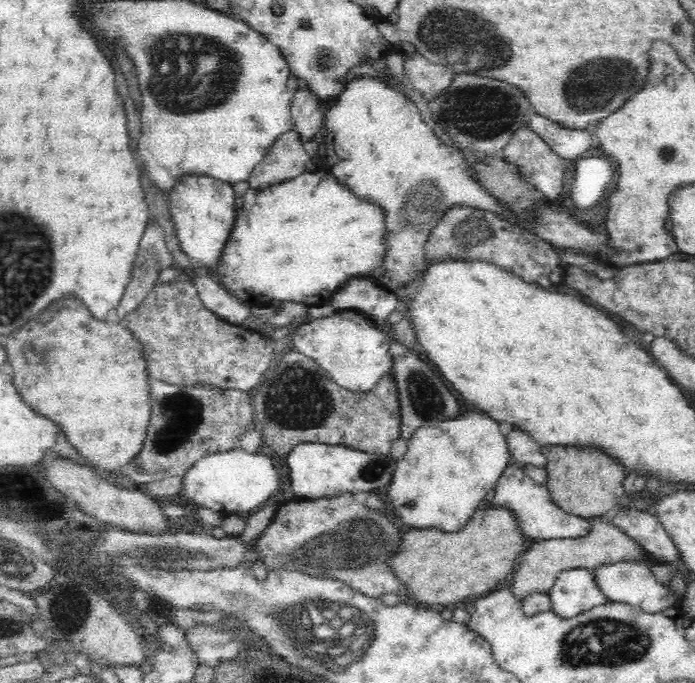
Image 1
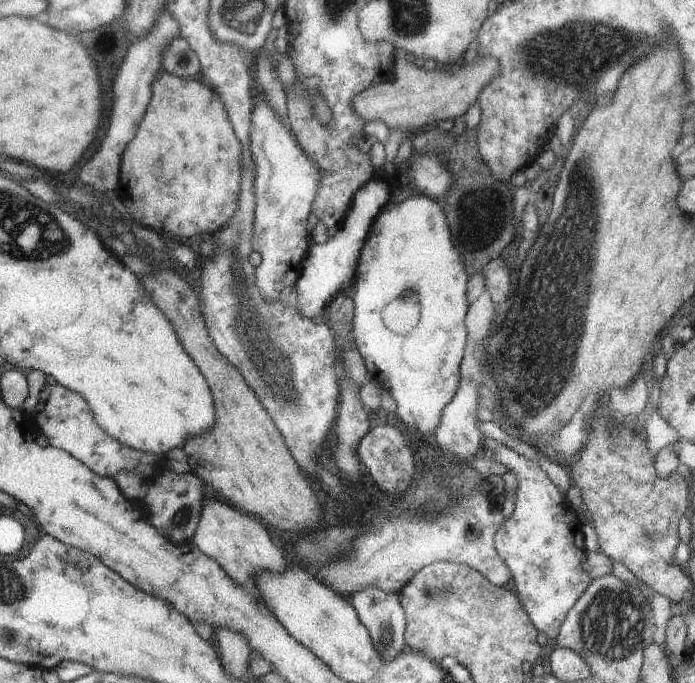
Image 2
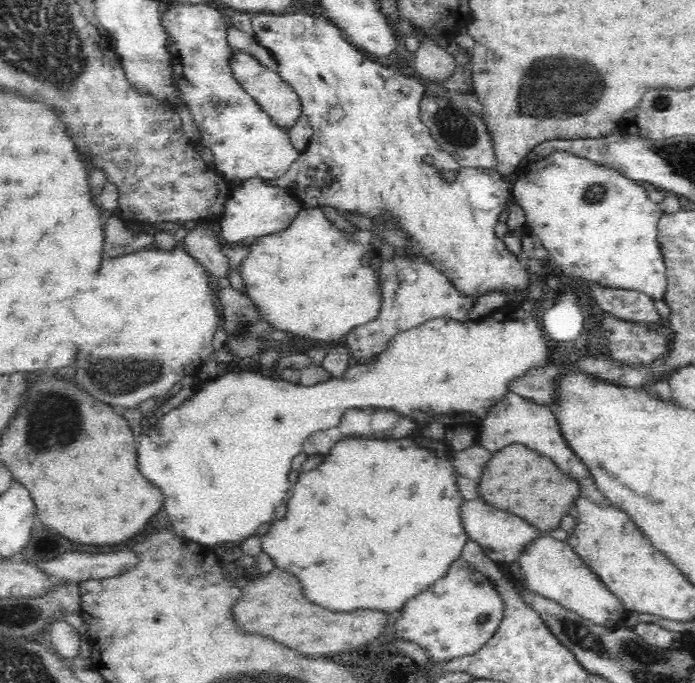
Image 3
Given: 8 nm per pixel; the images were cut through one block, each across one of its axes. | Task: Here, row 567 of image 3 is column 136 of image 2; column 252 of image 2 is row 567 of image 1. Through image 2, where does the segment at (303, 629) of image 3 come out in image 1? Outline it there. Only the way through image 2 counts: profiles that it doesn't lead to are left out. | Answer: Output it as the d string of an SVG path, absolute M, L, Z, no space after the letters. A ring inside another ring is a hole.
M493 506L490 510L477 509L470 521L458 532L446 533L440 529L428 528L412 529L403 534L402 544L388 558L390 569L395 572L410 596L436 609L449 608L470 596L480 597L481 594L488 594L506 584L515 571L519 557L531 542L520 529L518 519L508 506L504 508Z

